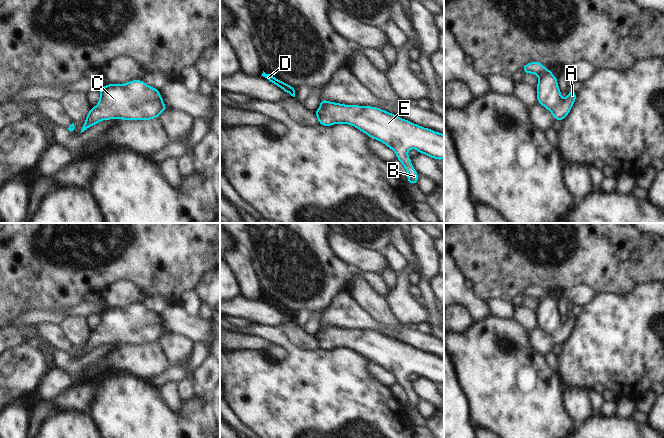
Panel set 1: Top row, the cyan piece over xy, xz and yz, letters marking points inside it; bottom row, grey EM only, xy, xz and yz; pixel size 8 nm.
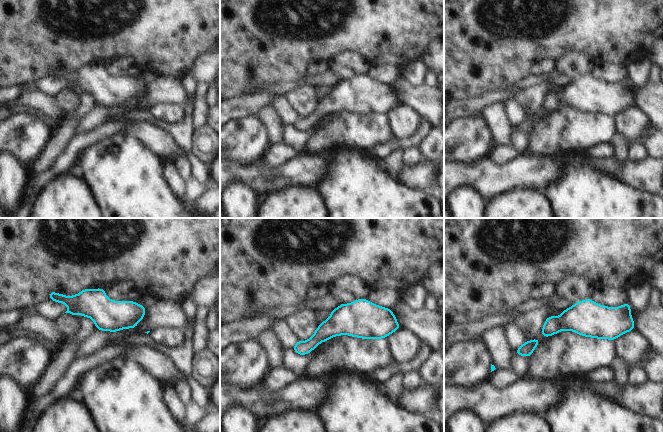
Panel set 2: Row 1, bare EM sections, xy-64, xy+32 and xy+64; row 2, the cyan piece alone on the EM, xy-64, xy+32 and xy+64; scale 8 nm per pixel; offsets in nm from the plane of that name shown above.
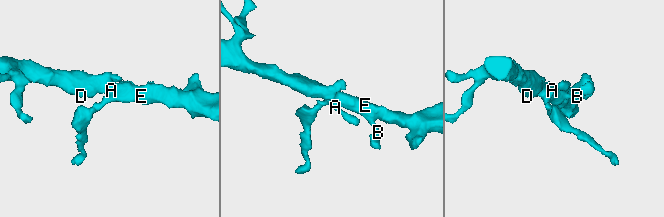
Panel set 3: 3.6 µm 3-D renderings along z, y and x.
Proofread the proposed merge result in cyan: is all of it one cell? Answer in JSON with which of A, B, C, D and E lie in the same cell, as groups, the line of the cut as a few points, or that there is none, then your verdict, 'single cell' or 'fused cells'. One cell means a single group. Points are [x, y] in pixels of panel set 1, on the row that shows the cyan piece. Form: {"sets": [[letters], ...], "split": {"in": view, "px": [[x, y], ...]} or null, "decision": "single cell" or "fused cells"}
{"sets": [["A", "B", "C", "D", "E"]], "split": null, "decision": "single cell"}

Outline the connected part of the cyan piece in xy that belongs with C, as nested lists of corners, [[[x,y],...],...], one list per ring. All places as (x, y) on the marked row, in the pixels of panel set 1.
[[[143,80],[107,84],[98,92],[98,104],[90,108],[80,133],[102,120],[151,120],[168,110],[159,89]]]

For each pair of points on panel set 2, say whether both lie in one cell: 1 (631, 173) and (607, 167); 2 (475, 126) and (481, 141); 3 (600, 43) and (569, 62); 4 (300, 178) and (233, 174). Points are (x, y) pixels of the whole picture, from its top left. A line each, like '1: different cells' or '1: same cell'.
1: same cell
2: same cell
3: different cells
4: same cell

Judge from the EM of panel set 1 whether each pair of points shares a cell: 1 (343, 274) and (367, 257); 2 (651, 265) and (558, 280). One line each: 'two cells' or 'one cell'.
1: two cells
2: one cell

